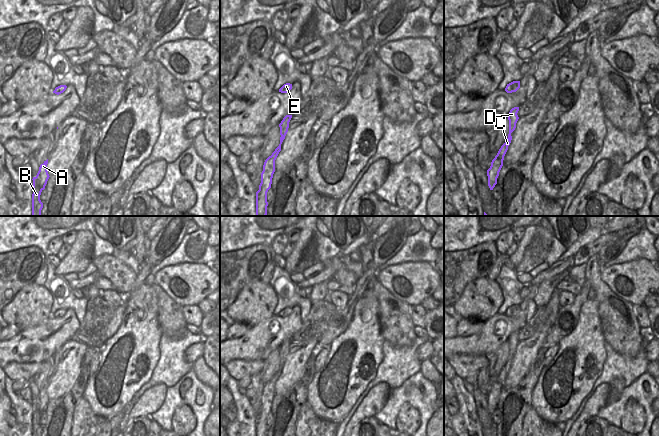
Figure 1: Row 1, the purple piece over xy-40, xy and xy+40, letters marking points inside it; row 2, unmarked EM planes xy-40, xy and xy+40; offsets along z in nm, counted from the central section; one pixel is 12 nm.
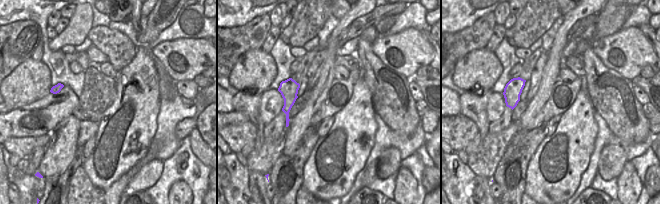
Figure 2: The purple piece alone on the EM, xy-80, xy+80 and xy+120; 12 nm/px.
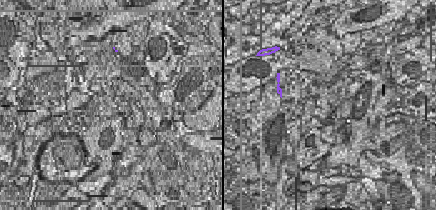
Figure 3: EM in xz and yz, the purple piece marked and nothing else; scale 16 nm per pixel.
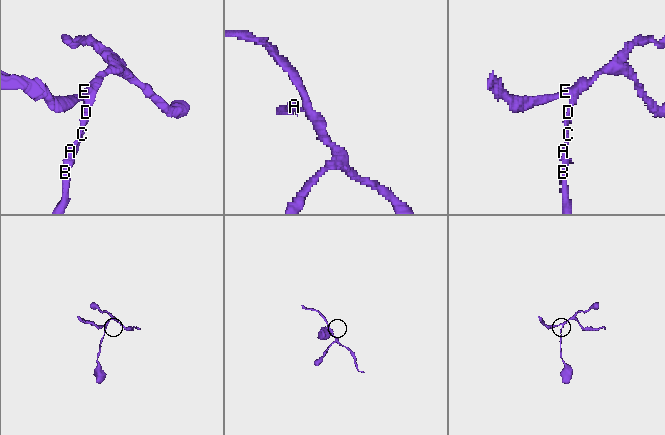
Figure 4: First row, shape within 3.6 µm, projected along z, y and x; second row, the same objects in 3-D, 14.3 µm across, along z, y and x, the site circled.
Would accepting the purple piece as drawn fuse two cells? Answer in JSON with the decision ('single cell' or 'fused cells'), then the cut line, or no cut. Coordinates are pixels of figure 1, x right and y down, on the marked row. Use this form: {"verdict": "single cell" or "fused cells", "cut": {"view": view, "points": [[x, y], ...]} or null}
{"verdict": "single cell", "cut": null}

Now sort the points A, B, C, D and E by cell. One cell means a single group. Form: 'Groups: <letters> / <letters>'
Groups: A B C D E

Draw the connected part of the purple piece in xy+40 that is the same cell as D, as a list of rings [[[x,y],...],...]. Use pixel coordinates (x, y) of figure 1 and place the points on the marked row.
[[[514,107],[510,110],[508,114],[508,120],[509,120],[509,134],[506,142],[501,146],[499,149],[497,155],[491,162],[490,168],[487,170],[487,176],[488,176],[488,186],[490,190],[493,190],[495,185],[497,184],[497,178],[499,176],[499,172],[503,166],[503,160],[504,156],[508,150],[508,146],[511,143],[512,136],[511,133],[515,130],[516,128],[516,123],[519,119],[517,113],[519,111],[519,107]]]

